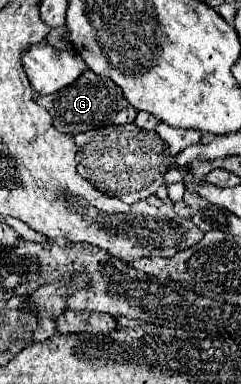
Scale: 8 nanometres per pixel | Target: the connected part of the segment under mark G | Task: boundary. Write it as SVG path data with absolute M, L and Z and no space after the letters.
M87 69L75 83L49 95L45 105L53 117L53 125L67 135L89 131L103 125L123 125L135 119L135 107L129 105L121 89L111 79L103 79L101 75L95 75L91 69Z

